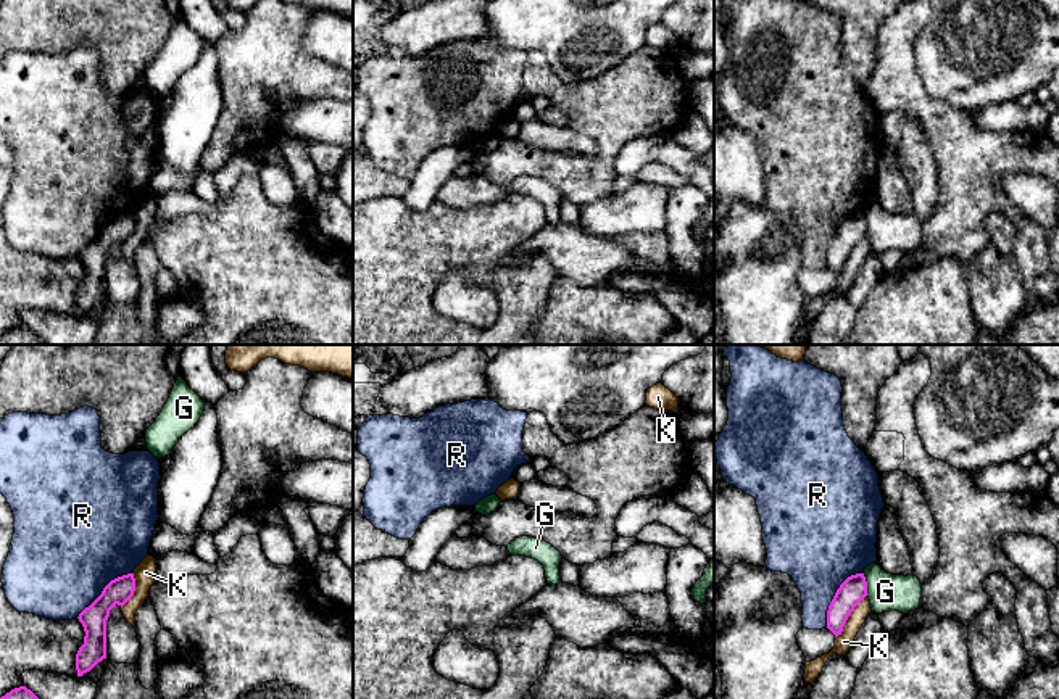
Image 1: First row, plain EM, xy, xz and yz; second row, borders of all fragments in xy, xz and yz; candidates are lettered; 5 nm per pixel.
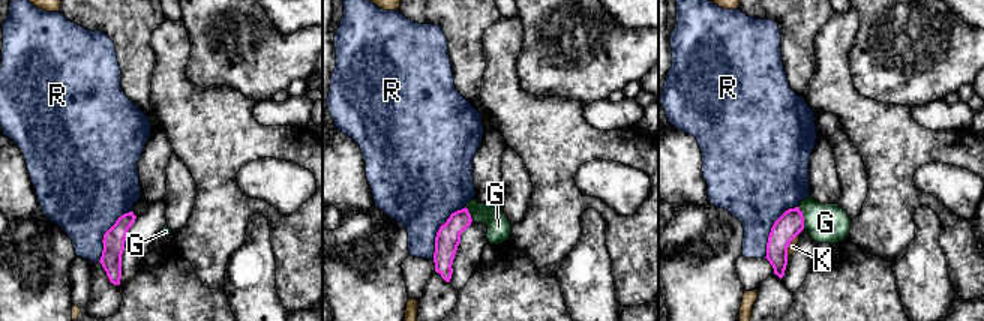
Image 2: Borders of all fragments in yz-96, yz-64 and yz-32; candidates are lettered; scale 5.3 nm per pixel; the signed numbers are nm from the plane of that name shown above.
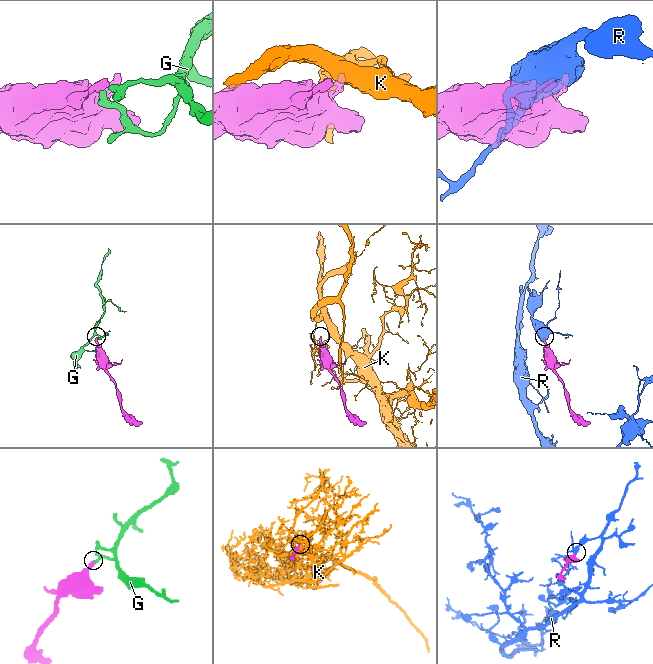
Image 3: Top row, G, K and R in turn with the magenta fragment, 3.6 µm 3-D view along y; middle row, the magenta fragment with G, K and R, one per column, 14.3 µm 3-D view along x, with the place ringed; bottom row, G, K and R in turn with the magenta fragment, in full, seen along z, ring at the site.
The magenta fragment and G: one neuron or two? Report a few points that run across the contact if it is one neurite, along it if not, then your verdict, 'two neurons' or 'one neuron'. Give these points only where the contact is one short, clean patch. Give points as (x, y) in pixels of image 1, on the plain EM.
yz (863, 213), (867, 223), (867, 234) | two neurons

